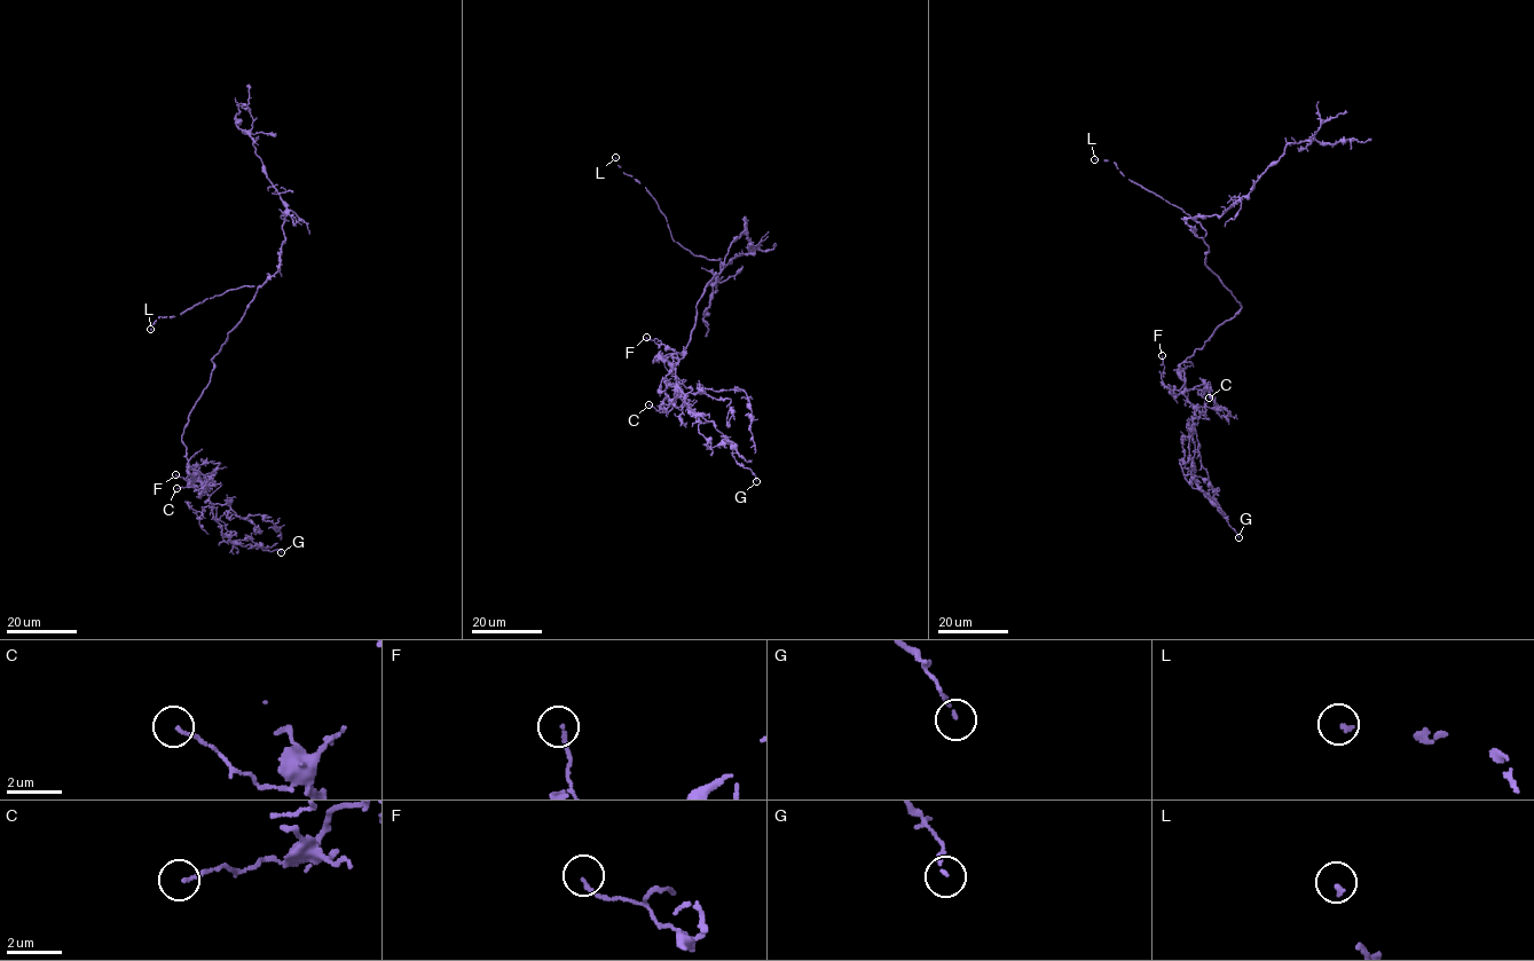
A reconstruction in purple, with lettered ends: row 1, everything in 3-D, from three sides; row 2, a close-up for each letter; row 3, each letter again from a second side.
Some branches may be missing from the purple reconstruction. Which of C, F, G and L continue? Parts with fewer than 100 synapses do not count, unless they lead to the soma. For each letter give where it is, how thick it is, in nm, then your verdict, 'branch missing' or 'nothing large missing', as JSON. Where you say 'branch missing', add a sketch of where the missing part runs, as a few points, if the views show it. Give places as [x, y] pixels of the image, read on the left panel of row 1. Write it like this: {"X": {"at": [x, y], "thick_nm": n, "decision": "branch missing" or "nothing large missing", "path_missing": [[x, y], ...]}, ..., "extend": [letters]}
{"C": {"at": [176, 488], "thick_nm": 120, "decision": "nothing large missing"}, "F": {"at": [175, 474], "thick_nm": 150, "decision": "nothing large missing"}, "G": {"at": [281, 552], "thick_nm": 140, "decision": "nothing large missing"}, "L": {"at": [150, 329], "thick_nm": 130, "decision": "branch missing"}, "extend": ["L"]}

